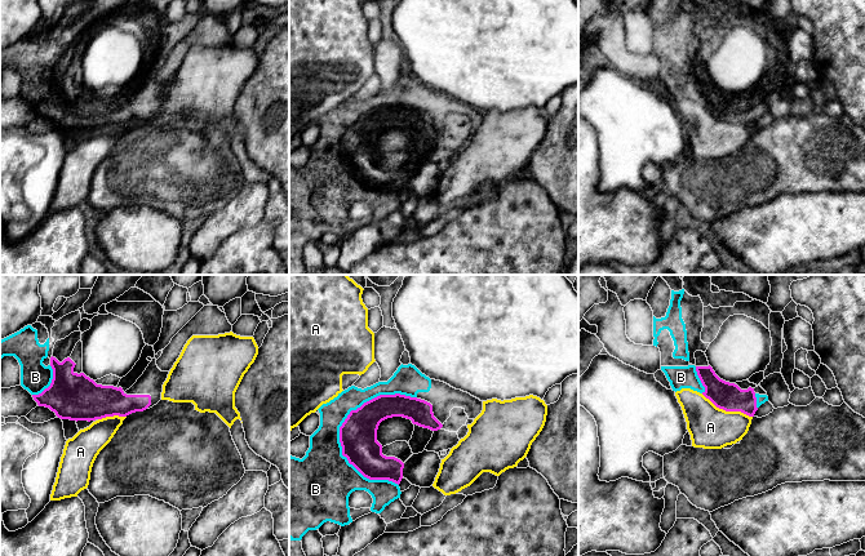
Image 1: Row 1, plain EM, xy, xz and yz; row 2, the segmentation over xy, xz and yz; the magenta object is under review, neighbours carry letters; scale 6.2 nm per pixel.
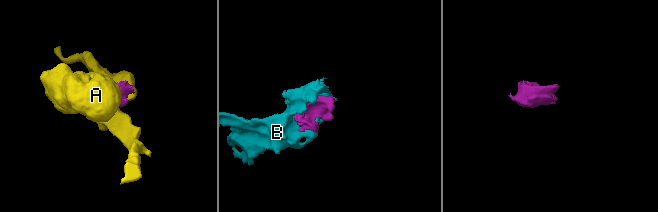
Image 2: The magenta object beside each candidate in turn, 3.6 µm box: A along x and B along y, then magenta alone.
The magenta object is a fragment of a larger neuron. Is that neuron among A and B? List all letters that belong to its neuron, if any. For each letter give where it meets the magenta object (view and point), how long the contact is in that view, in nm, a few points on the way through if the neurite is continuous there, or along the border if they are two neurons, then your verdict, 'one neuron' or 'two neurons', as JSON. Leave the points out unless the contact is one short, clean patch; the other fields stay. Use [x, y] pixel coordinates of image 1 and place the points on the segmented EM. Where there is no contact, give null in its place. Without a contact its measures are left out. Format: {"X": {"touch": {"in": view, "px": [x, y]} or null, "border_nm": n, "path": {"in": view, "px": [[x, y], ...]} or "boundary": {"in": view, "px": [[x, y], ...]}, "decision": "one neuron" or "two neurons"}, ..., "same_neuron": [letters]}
{"A": {"touch": {"in": "yz", "px": [727, 410]}, "border_nm": 360, "boundary": {"in": "yz", "px": [[701, 394], [719, 408], [740, 410], [752, 417]]}, "decision": "two neurons"}, "B": {"touch": {"in": "xz", "px": [350, 412]}, "border_nm": 600, "decision": "one neuron"}, "same_neuron": ["B"]}

